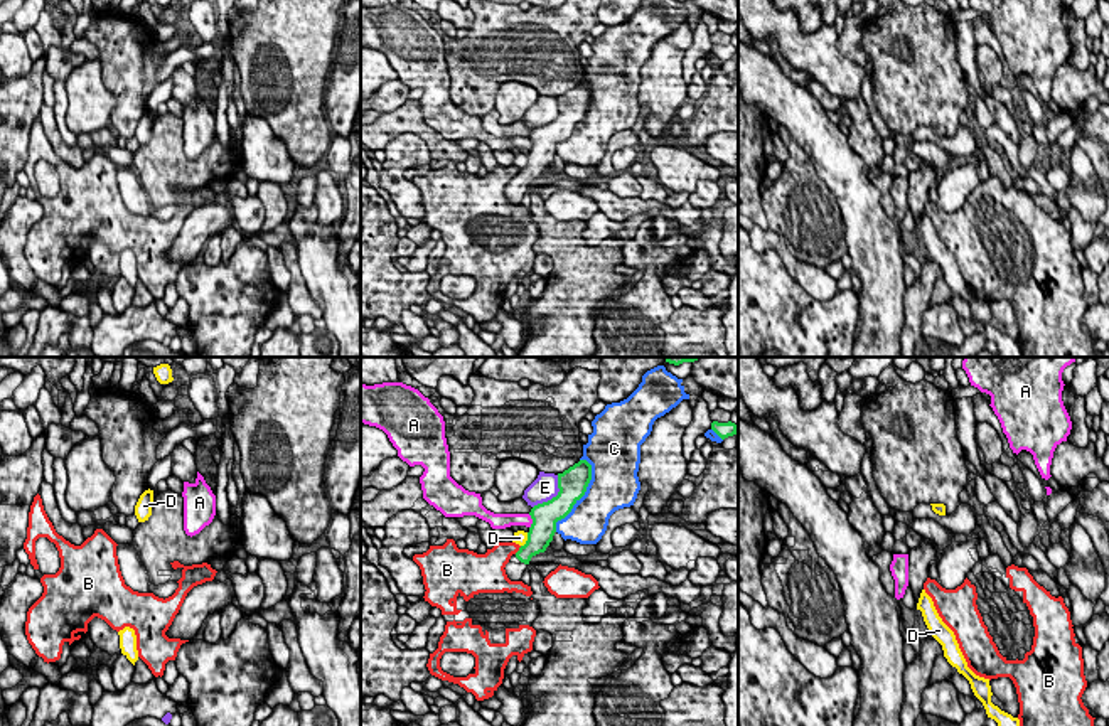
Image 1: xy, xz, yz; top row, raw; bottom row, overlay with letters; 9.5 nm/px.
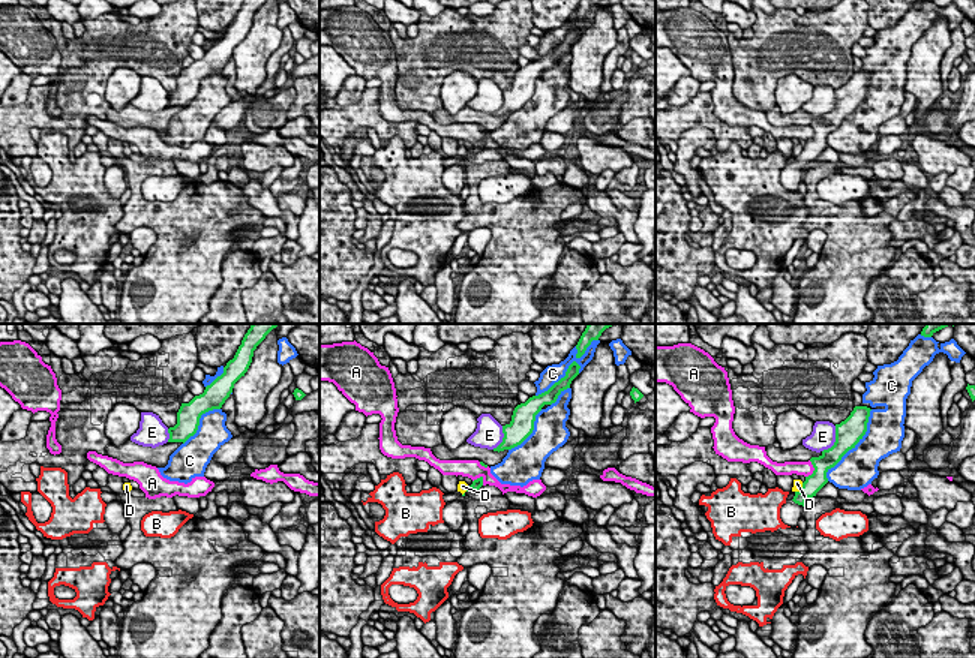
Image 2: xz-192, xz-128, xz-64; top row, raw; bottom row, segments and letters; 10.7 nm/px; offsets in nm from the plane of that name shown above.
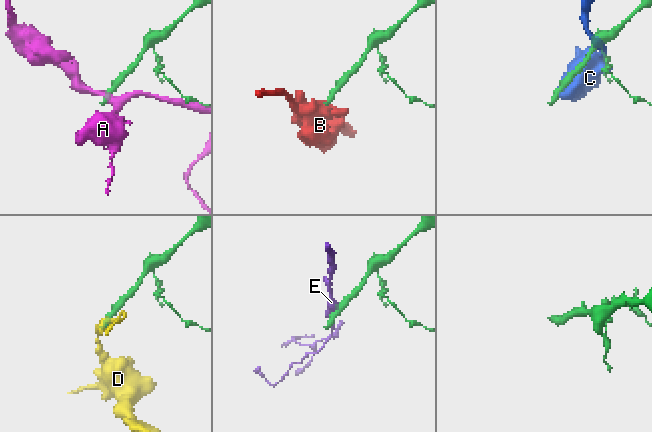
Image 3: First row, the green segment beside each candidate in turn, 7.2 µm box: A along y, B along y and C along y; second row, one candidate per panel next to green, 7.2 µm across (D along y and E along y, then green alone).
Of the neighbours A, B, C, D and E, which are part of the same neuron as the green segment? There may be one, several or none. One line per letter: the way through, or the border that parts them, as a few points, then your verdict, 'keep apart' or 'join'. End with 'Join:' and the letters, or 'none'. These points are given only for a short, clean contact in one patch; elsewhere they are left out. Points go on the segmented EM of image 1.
A: keep apart
B: along xz (521, 546), (514, 553) | keep apart
C: keep apart
D: along xz (528, 533), (528, 539), (521, 546) | keep apart
E: keep apart
Join: none

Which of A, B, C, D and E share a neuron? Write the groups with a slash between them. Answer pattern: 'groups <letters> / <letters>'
groups A / B / C / D / E

